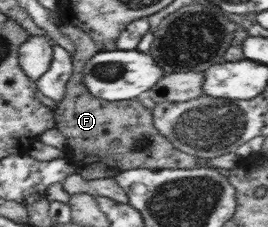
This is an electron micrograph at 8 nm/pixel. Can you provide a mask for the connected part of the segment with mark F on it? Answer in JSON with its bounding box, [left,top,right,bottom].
[55,23,198,171]

